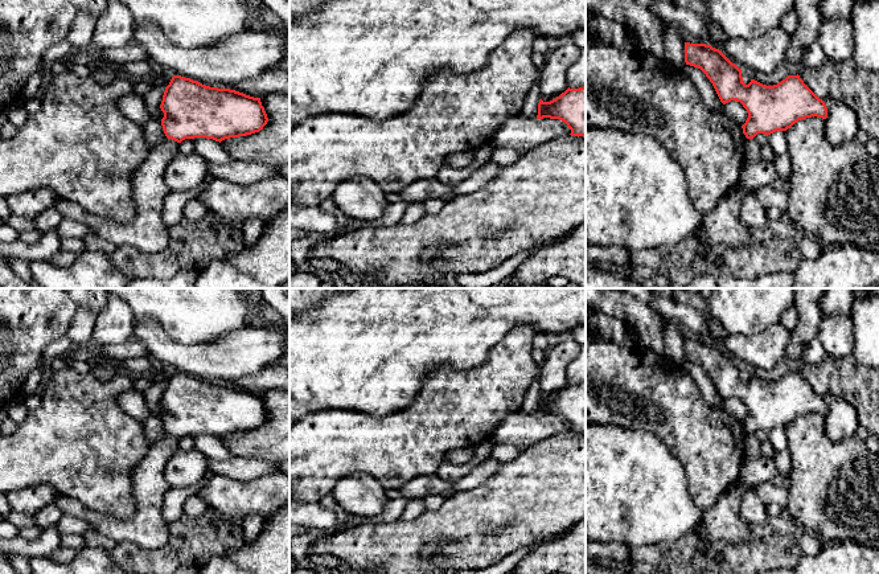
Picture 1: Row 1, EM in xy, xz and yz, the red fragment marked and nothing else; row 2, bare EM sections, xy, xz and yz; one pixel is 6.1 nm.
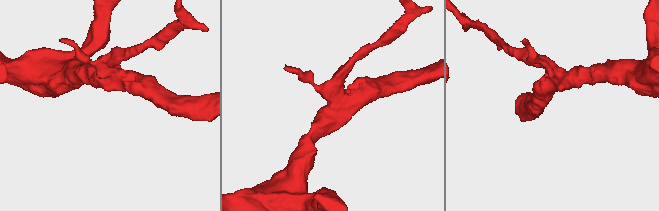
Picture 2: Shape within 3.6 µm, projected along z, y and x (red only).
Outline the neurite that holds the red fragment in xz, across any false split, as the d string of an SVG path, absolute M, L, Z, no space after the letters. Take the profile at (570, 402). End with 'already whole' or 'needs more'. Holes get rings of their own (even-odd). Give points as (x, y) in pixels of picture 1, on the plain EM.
M586 382L567 385L550 398L539 395L537 415L559 415L571 426L571 432L586 434Z; already whole

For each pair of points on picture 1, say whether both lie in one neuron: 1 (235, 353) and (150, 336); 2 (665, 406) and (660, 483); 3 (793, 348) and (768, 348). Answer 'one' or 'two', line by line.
1: one
2: two
3: two

